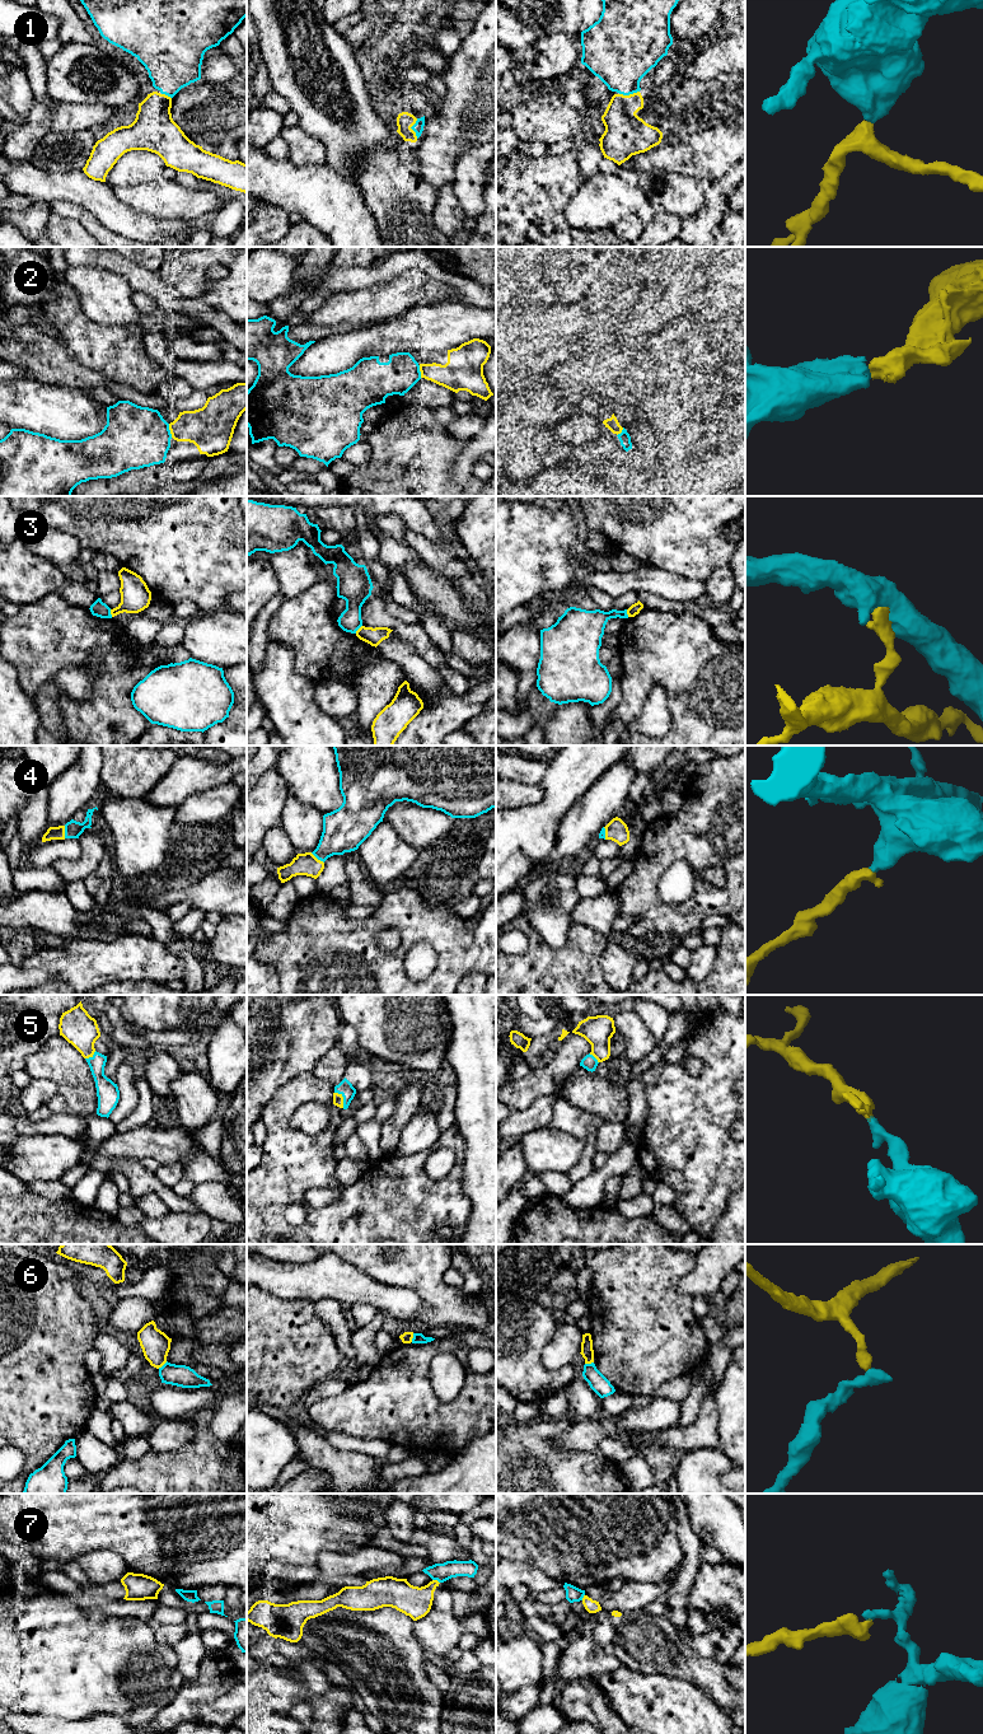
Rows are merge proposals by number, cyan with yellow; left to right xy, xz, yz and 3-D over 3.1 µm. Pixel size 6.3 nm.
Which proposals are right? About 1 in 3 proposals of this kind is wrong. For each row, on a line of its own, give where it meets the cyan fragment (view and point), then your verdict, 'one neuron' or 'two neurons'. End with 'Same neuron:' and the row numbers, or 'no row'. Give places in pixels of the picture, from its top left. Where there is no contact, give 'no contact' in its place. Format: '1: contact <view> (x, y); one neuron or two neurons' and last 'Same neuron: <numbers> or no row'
1: contact xz (411, 127); one neuron
2: contact xy (169, 430); one neuron
3: contact xz (359, 627); two neurons
4: contact xz (317, 858); one neuron
5: contact xz (343, 1098); one neuron
6: contact xy (163, 1365); two neurons
7: contact xz (436, 1579); two neurons
Same neuron: 1, 2, 4, 5

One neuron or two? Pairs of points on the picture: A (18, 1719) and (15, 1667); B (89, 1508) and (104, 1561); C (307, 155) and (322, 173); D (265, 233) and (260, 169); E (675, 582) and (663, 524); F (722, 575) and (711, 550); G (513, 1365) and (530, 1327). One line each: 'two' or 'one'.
A: two
B: two
C: two
D: two
E: two
F: two
G: one

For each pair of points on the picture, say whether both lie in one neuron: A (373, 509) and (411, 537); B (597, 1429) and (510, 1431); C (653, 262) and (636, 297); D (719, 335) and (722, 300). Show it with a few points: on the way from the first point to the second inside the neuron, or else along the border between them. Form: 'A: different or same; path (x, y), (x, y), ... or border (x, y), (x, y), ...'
A: different; border (406, 529), (420, 533), (434, 542)
B: different; border (549, 1440), (560, 1449), (581, 1452)
C: different; border (646, 294), (633, 286), (614, 286), (609, 298)
D: same; path (725, 326), (729, 322), (728, 309)

